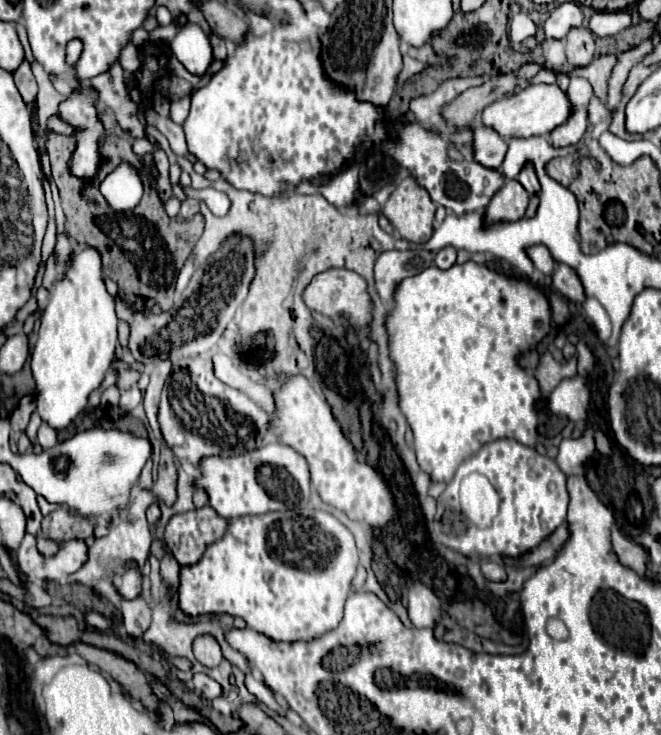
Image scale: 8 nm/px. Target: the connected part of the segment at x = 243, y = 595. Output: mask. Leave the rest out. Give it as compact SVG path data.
M300 508L300 510L282 510L282 512L268 512L268 514L260 514L260 516L242 516L230 522L226 534L218 540L212 542L204 556L192 564L192 566L180 566L180 586L178 586L178 608L184 612L184 616L188 618L196 618L202 614L230 614L230 616L240 616L246 620L246 624L272 638L278 642L298 642L298 640L314 640L324 636L326 632L334 630L342 616L344 616L344 602L348 598L350 592L350 582L356 574L356 566L358 566L358 552L356 552L356 544L354 544L354 536L352 532L340 522L336 520L332 514L326 514L322 510L314 510L314 508Z

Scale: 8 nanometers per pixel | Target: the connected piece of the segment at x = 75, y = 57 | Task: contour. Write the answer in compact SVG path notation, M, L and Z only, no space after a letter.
M74 38L74 40L70 40L68 44L66 44L66 62L70 64L70 66L74 66L78 60L80 60L80 56L82 56L82 40L80 38Z

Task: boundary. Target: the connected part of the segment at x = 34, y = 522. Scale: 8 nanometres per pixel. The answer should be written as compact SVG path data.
M18 480L18 484L12 488L12 496L14 500L22 506L26 518L28 518L28 524L26 524L26 532L28 534L36 534L40 530L40 520L42 520L42 514L40 514L40 508L36 504L36 492Z

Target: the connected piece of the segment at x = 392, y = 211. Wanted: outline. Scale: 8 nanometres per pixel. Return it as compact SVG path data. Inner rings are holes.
M406 178L396 186L382 210L400 238L416 244L422 244L432 234L434 212L436 206L428 192L412 178Z

